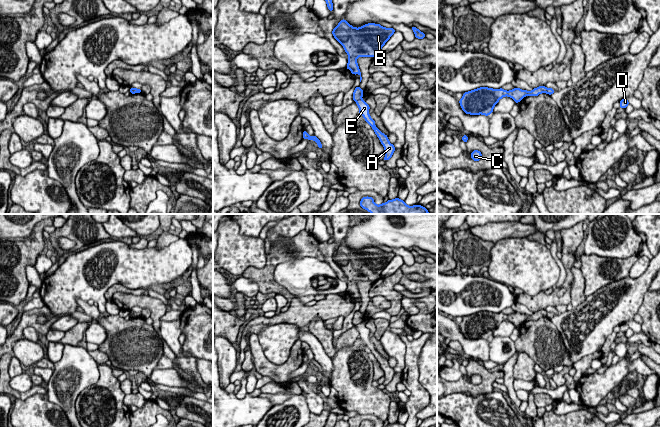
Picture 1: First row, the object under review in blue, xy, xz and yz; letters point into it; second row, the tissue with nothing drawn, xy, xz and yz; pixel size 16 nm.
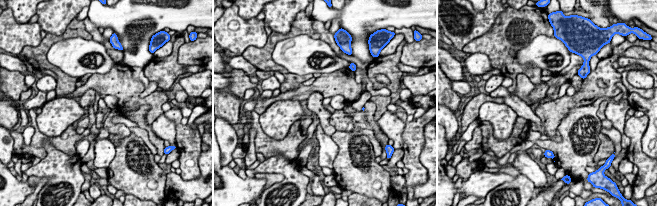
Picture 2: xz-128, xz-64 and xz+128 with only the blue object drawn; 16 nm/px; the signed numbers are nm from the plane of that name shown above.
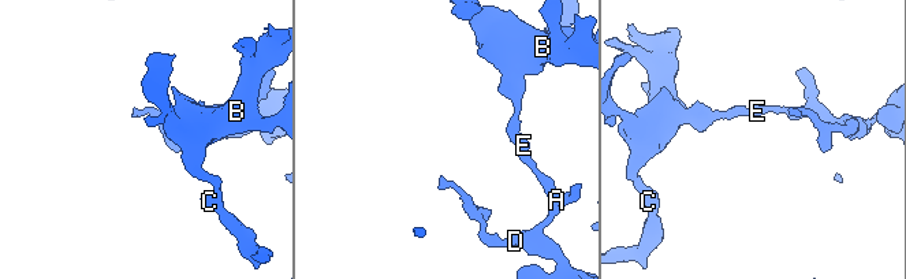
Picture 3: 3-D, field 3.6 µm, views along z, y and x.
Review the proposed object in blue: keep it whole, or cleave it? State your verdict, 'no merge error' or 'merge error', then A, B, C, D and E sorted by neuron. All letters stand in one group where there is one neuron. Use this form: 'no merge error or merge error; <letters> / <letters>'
merge error; A D E / B C

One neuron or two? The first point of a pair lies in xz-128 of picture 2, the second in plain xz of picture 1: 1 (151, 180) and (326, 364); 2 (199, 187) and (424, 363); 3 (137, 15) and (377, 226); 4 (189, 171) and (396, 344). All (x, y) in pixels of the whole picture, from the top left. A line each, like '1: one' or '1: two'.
1: two
2: one
3: one
4: two

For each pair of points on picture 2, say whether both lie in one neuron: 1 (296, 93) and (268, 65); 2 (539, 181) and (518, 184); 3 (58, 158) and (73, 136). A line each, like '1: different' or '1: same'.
1: different
2: different
3: different

